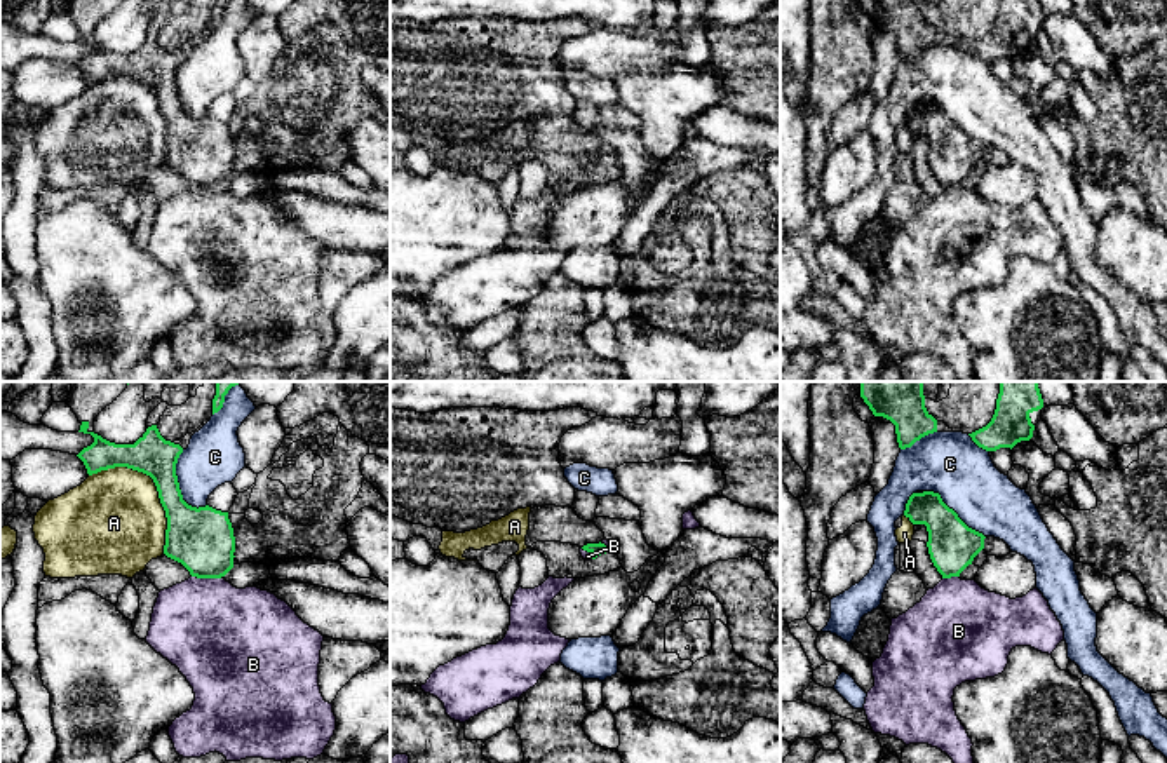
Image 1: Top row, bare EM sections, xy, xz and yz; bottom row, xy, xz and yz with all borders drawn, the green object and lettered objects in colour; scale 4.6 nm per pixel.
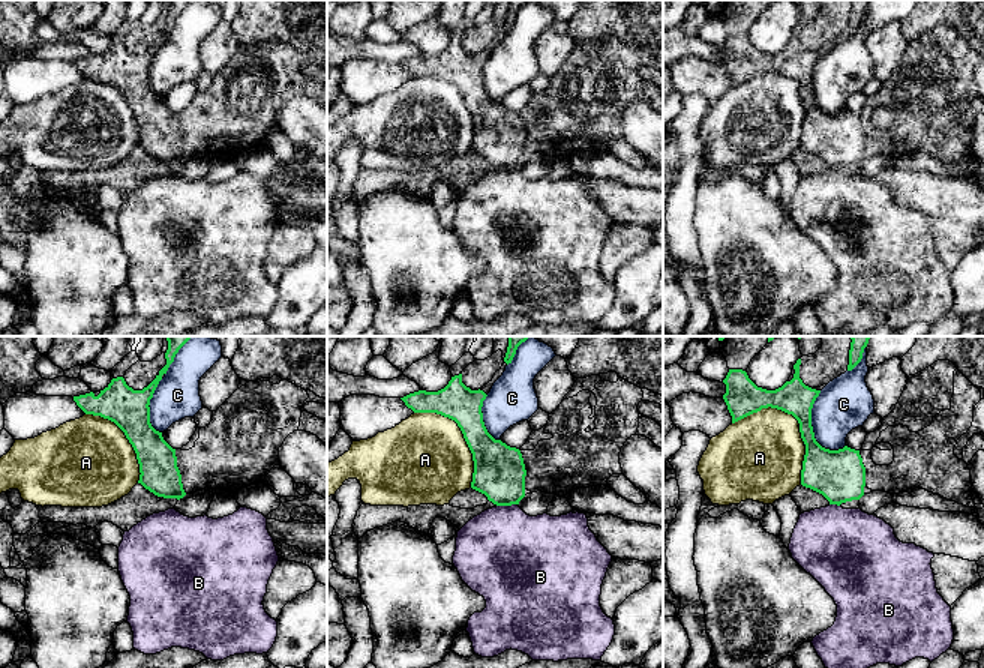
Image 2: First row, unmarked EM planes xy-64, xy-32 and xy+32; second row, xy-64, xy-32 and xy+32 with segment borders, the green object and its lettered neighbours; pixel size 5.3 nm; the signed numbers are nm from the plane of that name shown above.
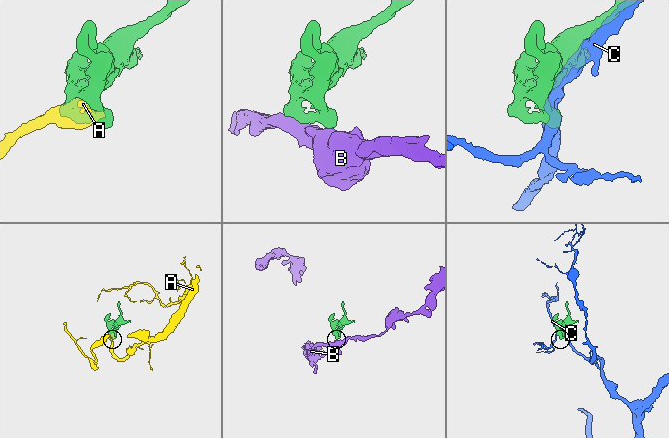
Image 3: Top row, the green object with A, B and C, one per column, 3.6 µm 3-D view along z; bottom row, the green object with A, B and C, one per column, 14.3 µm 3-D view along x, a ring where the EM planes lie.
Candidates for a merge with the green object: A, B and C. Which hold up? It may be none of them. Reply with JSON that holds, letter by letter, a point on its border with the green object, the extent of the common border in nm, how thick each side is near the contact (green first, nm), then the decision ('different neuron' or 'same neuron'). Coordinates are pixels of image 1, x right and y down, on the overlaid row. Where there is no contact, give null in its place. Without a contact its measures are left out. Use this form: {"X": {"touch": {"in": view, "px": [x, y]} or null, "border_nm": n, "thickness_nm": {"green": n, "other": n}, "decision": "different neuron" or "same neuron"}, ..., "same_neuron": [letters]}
{"A": {"touch": {"in": "xy", "px": [155, 485]}, "border_nm": 500, "thickness_nm": {"green": 190, "other": 460}, "decision": "different neuron"}, "B": {"touch": {"in": "xy", "px": [206, 577]}, "border_nm": 140, "thickness_nm": {"green": 300, "other": 460}, "decision": "different neuron"}, "C": {"touch": {"in": "xy", "px": [178, 485]}, "border_nm": 300, "thickness_nm": {"green": 260, "other": 260}, "decision": "different neuron"}, "same_neuron": []}

